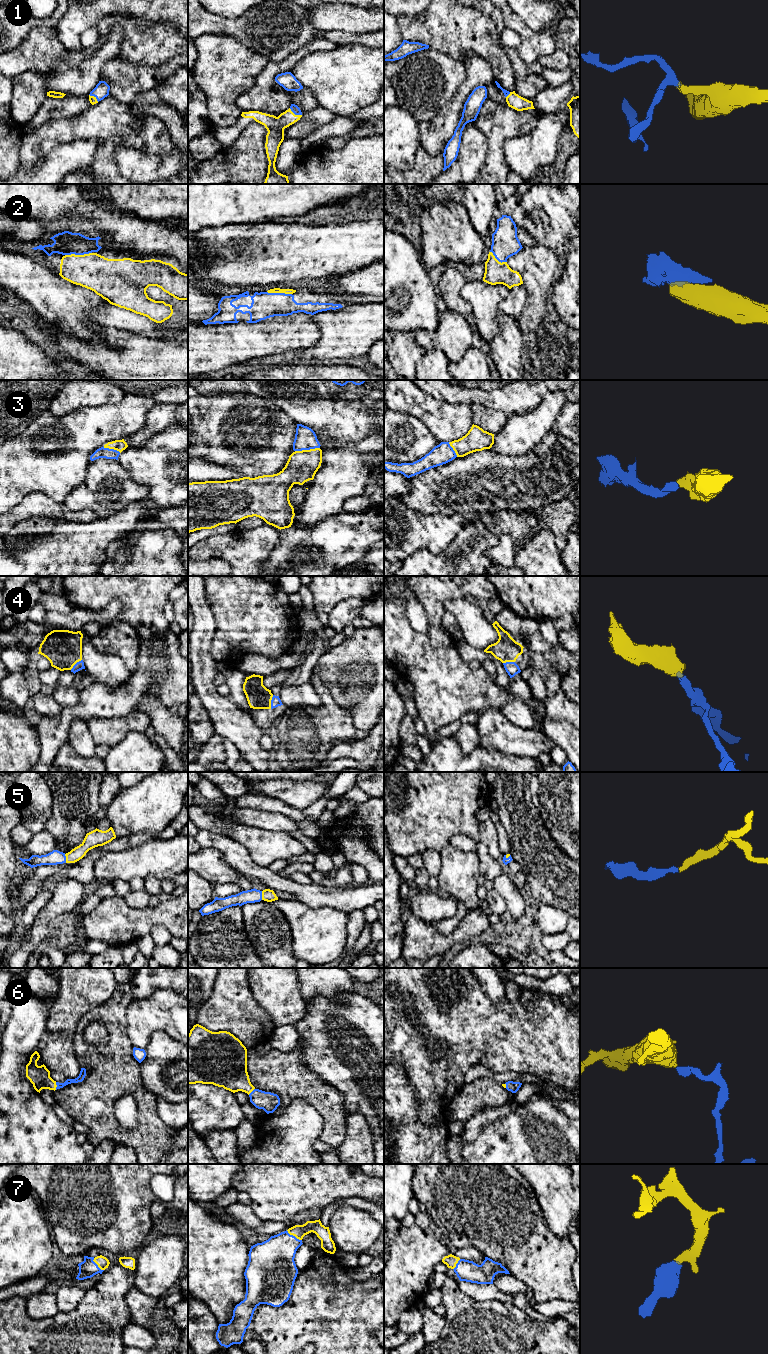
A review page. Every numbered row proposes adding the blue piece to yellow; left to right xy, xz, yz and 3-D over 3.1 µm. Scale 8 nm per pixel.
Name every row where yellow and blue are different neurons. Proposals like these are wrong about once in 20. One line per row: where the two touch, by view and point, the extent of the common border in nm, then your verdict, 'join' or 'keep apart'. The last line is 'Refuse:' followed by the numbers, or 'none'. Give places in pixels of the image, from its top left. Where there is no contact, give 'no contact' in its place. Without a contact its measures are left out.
1: contact xz (294, 114); length 120 nm; join
2: contact xy (78, 255); length 220 nm; join
3: contact xz (307, 450); length 200 nm; join
4: contact xz (270, 702); length 110 nm; join
5: contact xy (66, 858); length 70 nm; join
6: contact xy (56, 1086); length 60 nm; join
7: contact xz (294, 1235); length 150 nm; join
Refuse: none

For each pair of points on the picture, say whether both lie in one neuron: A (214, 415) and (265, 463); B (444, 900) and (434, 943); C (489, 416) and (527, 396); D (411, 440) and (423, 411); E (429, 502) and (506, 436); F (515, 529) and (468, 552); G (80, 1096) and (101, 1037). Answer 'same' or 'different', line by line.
A: same
B: different
C: different
D: different
E: different
F: same
G: different

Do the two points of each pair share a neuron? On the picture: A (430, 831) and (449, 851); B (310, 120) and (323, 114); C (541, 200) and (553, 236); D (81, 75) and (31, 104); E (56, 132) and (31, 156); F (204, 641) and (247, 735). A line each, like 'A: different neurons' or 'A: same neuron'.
A: different neurons
B: same neuron
C: same neuron
D: same neuron
E: same neuron
F: same neuron

